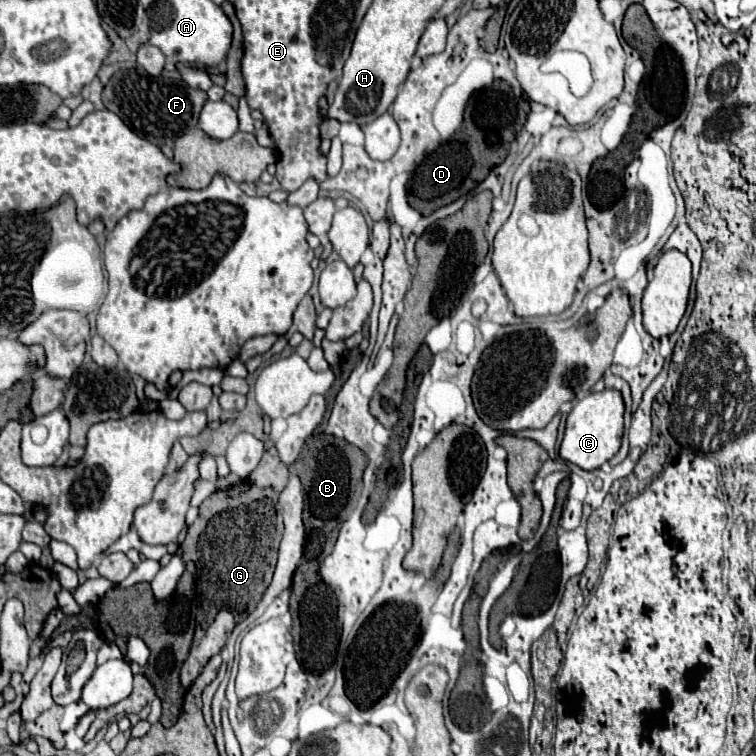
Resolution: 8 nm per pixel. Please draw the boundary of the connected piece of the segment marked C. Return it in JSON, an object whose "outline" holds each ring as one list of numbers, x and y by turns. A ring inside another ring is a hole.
{"outline":[[604,389,600,393,590,393,574,405,574,409,566,419,560,457,564,461,578,465,584,471,594,471,618,453,622,433,624,433,624,403,620,391]]}

